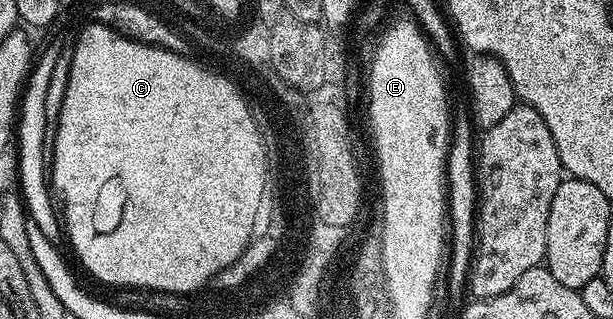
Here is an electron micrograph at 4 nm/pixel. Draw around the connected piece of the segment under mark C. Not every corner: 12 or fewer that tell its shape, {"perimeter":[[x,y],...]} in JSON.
{"perimeter":[[92,22],[49,161],[106,286],[188,294],[268,191],[248,97]]}

